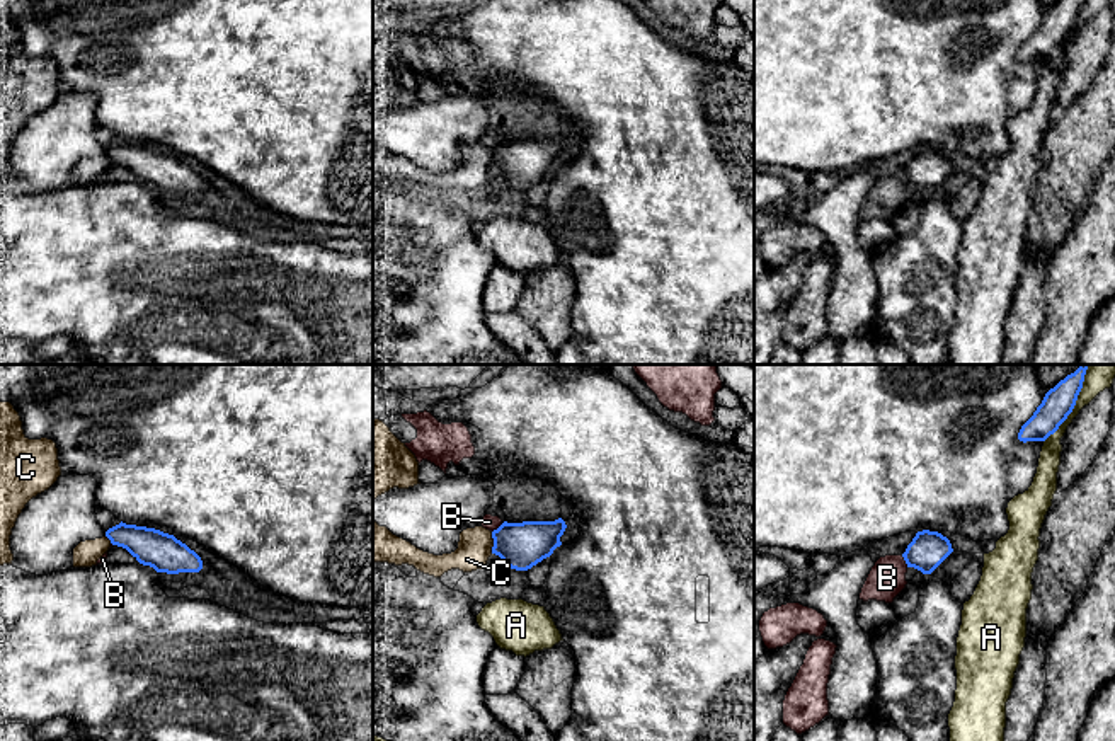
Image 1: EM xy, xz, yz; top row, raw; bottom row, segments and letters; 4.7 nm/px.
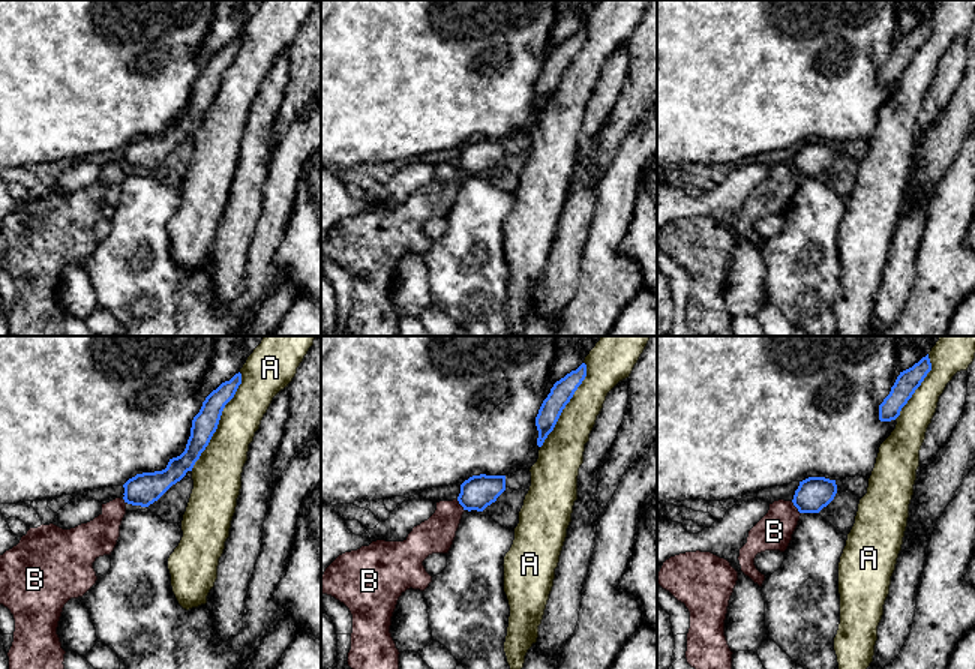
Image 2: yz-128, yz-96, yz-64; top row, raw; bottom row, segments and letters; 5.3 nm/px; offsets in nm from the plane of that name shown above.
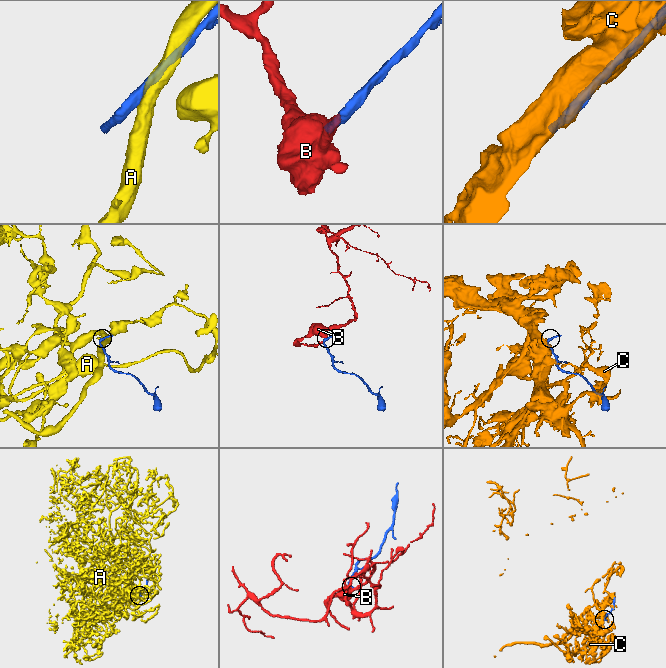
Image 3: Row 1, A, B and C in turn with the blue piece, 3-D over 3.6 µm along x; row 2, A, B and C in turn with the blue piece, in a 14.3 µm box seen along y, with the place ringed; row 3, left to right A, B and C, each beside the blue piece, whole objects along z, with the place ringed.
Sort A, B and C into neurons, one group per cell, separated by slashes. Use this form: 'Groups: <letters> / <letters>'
Groups: A / B / C

